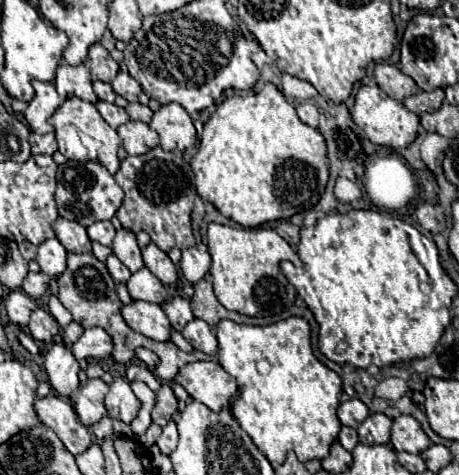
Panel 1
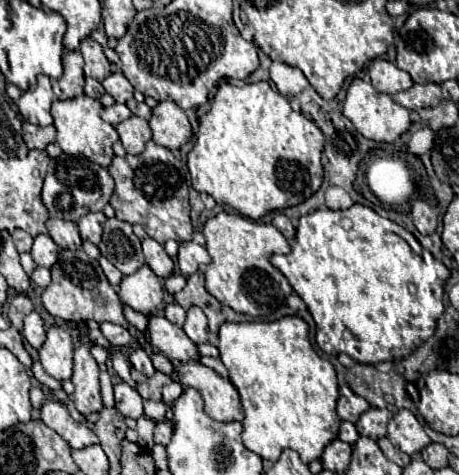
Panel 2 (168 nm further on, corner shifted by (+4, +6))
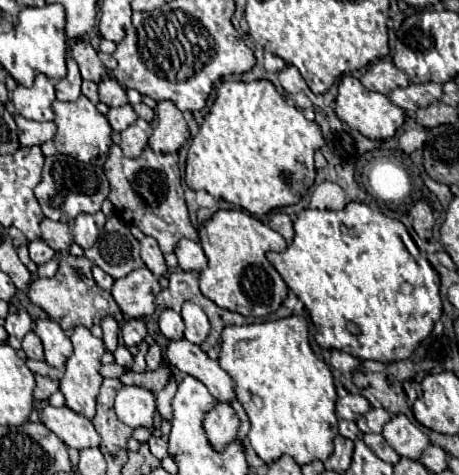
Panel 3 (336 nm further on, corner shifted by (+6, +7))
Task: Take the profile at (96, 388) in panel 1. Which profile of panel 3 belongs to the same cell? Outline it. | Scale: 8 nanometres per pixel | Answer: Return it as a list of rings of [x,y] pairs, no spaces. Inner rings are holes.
[[[77,325],[73,329],[73,335],[71,335],[71,343],[73,343],[73,355],[67,359],[67,365],[65,365],[65,375],[61,379],[61,391],[65,395],[65,401],[67,401],[67,407],[73,409],[75,413],[87,417],[87,419],[93,419],[95,417],[95,403],[97,403],[97,393],[101,389],[101,381],[103,377],[99,375],[99,369],[101,369],[101,355],[105,353],[105,347],[103,347],[103,341],[93,337],[91,331],[83,325]]]

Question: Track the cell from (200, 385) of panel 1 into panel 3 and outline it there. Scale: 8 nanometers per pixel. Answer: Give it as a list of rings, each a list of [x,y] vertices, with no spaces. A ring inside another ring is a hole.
[[[217,401],[215,407],[207,411],[203,427],[207,431],[207,437],[209,437],[211,445],[219,451],[237,437],[239,417],[227,401]]]

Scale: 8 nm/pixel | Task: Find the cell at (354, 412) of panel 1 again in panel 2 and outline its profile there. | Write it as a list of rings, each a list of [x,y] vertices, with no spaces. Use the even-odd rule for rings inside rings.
[[[351,394],[349,398],[347,396],[339,396],[337,400],[337,414],[341,420],[349,420],[349,422],[357,422],[359,416],[363,412],[369,410],[369,402],[357,394]]]

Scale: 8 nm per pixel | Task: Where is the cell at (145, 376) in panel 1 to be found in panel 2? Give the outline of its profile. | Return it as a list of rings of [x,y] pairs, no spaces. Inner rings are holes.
[[[137,348],[137,350],[131,354],[129,362],[131,362],[131,366],[133,366],[135,370],[139,370],[139,372],[145,374],[145,376],[153,376],[153,374],[155,374],[155,368],[153,368],[153,364],[151,364],[151,358],[149,358],[149,354],[147,354],[143,348]]]

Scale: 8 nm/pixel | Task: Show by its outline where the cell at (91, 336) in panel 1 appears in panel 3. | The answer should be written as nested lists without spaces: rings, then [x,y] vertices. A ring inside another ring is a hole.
[[[129,319],[121,325],[121,339],[127,347],[139,345],[145,339],[145,335],[147,335],[147,329],[141,319]]]

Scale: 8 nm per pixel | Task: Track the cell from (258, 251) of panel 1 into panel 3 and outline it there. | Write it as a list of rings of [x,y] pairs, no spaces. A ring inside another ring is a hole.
[[[239,209],[217,211],[199,229],[203,251],[209,259],[205,271],[201,271],[201,293],[215,305],[237,311],[245,317],[265,317],[273,313],[287,297],[289,289],[275,267],[267,261],[267,251],[285,251],[285,239],[263,225],[257,217],[251,217]]]

